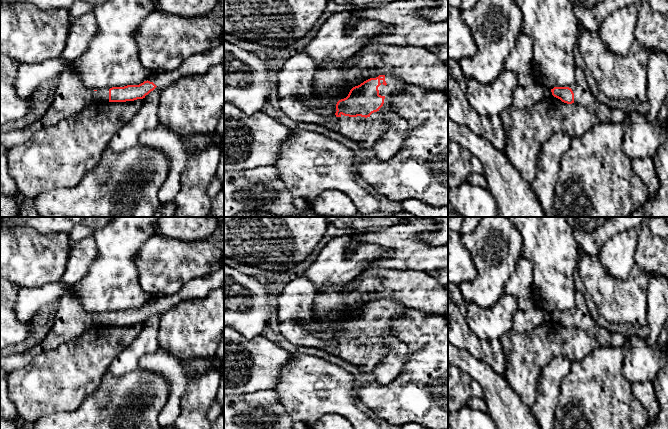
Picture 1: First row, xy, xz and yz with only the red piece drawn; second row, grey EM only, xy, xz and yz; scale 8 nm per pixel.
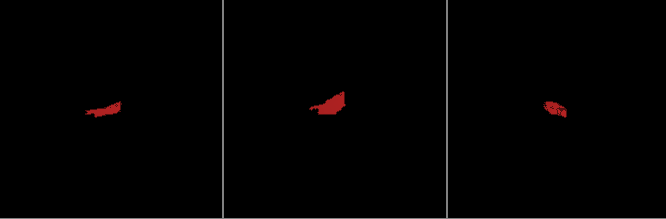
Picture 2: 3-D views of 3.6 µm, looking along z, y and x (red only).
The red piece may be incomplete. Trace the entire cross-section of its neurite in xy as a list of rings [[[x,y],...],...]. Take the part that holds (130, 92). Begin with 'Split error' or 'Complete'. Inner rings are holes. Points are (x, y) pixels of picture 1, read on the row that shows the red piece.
Split error. [[[93,11],[71,20],[67,43],[61,57],[67,62],[67,69],[60,75],[54,100],[44,116],[33,126],[18,131],[0,131],[0,143],[7,149],[30,141],[37,128],[54,126],[66,118],[79,114],[86,107],[99,102],[126,102],[143,99],[157,86],[150,81],[139,85],[92,90],[85,87],[70,70],[75,62],[89,48],[92,37],[98,31]]]

